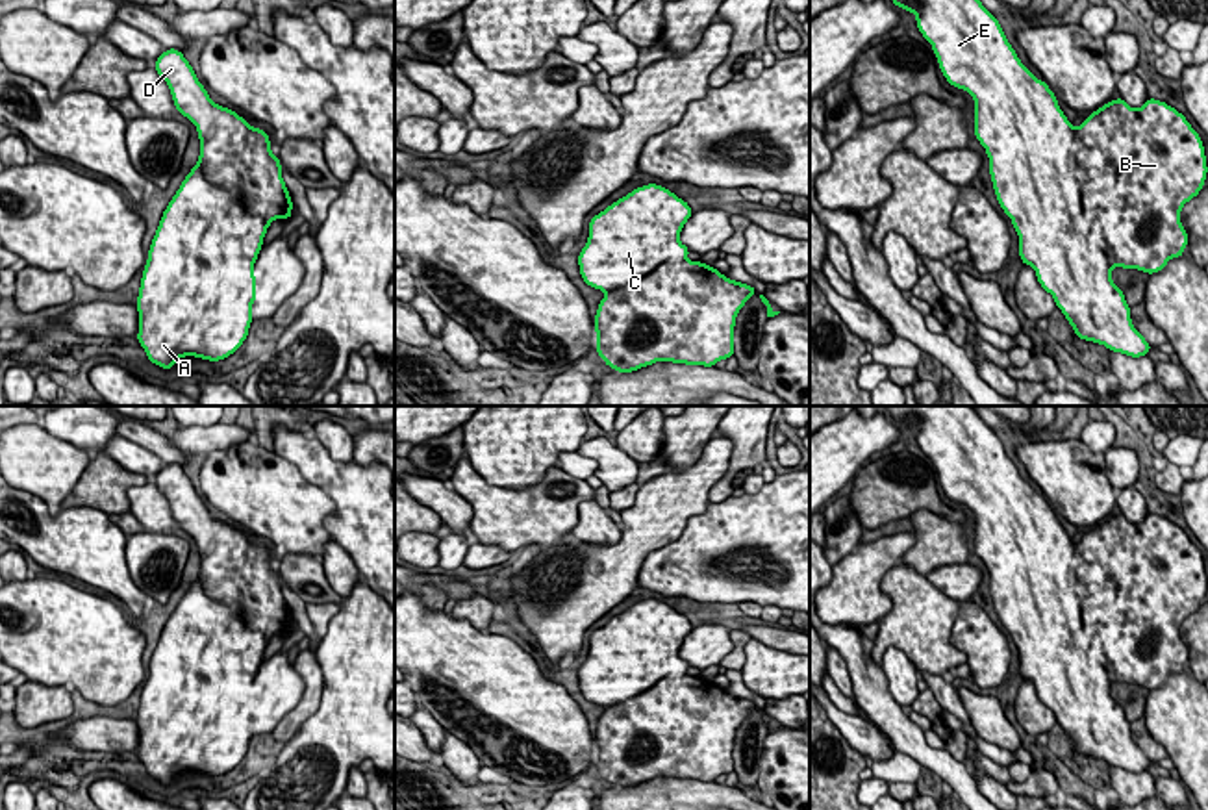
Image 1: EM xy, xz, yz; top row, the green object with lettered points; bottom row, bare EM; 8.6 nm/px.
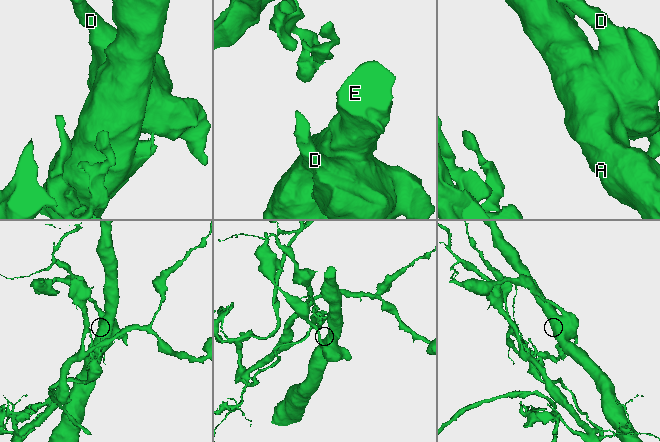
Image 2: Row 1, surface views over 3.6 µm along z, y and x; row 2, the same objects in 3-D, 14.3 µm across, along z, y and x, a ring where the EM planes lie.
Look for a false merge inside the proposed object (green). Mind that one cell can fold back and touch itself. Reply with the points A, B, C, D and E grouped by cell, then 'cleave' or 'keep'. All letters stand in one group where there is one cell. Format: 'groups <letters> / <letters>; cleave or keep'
groups A C E / B D; cleave

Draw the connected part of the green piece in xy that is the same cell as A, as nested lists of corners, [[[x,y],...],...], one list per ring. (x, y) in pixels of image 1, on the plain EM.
[[[198,580],[189,586],[161,630],[141,691],[135,753],[148,777],[165,786],[185,771],[220,777],[245,758],[256,717],[254,678],[265,649],[263,632],[250,639],[235,608],[208,597]]]

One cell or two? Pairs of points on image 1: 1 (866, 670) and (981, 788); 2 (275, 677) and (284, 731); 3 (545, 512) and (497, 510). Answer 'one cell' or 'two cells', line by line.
1: one cell
2: two cells
3: one cell

